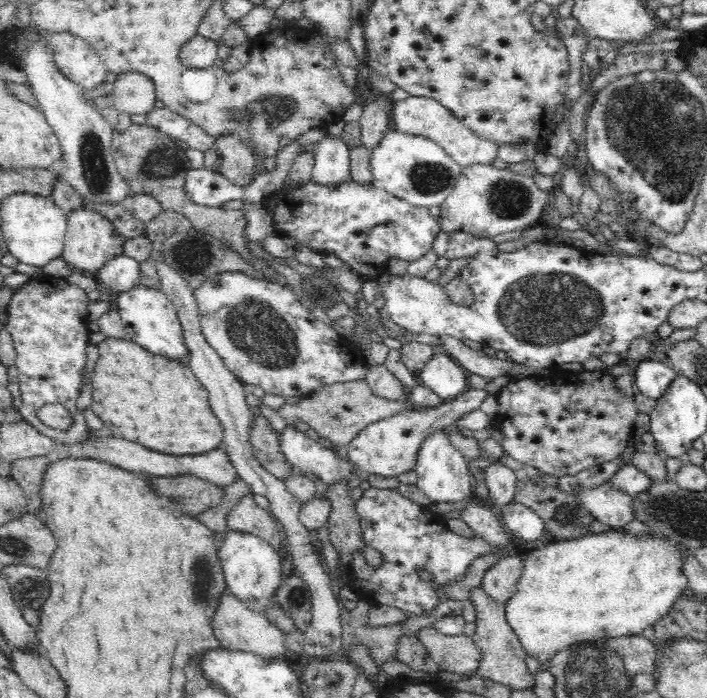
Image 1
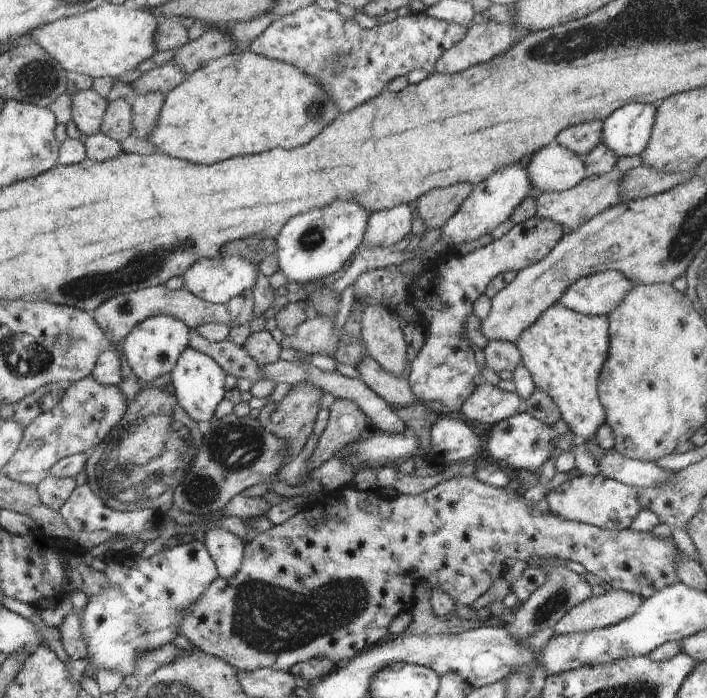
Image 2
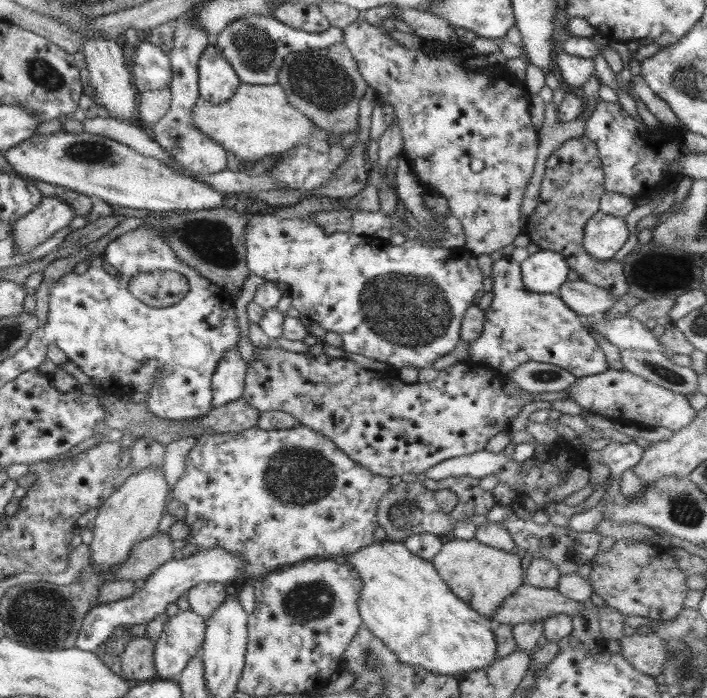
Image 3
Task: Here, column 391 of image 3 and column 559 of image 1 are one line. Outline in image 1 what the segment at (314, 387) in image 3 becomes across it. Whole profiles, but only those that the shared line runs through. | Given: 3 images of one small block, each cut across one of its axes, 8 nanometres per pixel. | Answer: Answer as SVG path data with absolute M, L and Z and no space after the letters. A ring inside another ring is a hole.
M598 370L598 372L582 372L574 374L566 380L556 380L552 376L542 376L542 378L530 378L526 376L510 380L496 396L498 396L498 406L500 412L496 416L496 426L504 434L504 454L512 456L514 460L538 468L542 474L550 476L576 476L578 472L590 468L590 466L600 466L604 462L610 462L618 458L624 448L630 444L634 438L634 420L640 414L634 398L624 398L610 376L610 370Z

